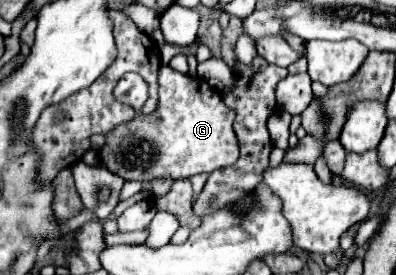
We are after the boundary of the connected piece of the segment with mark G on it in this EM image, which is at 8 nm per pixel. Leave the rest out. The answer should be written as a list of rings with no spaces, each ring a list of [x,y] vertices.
[[[170,66],[160,68],[158,82],[162,84],[160,106],[150,116],[136,116],[132,122],[116,126],[106,136],[106,146],[100,148],[98,156],[100,162],[114,174],[122,176],[124,180],[142,180],[150,182],[152,178],[188,178],[202,172],[214,172],[218,168],[232,166],[238,160],[238,140],[232,130],[234,110],[226,108],[222,94],[212,90],[204,78],[190,78],[188,74],[180,74]]]

